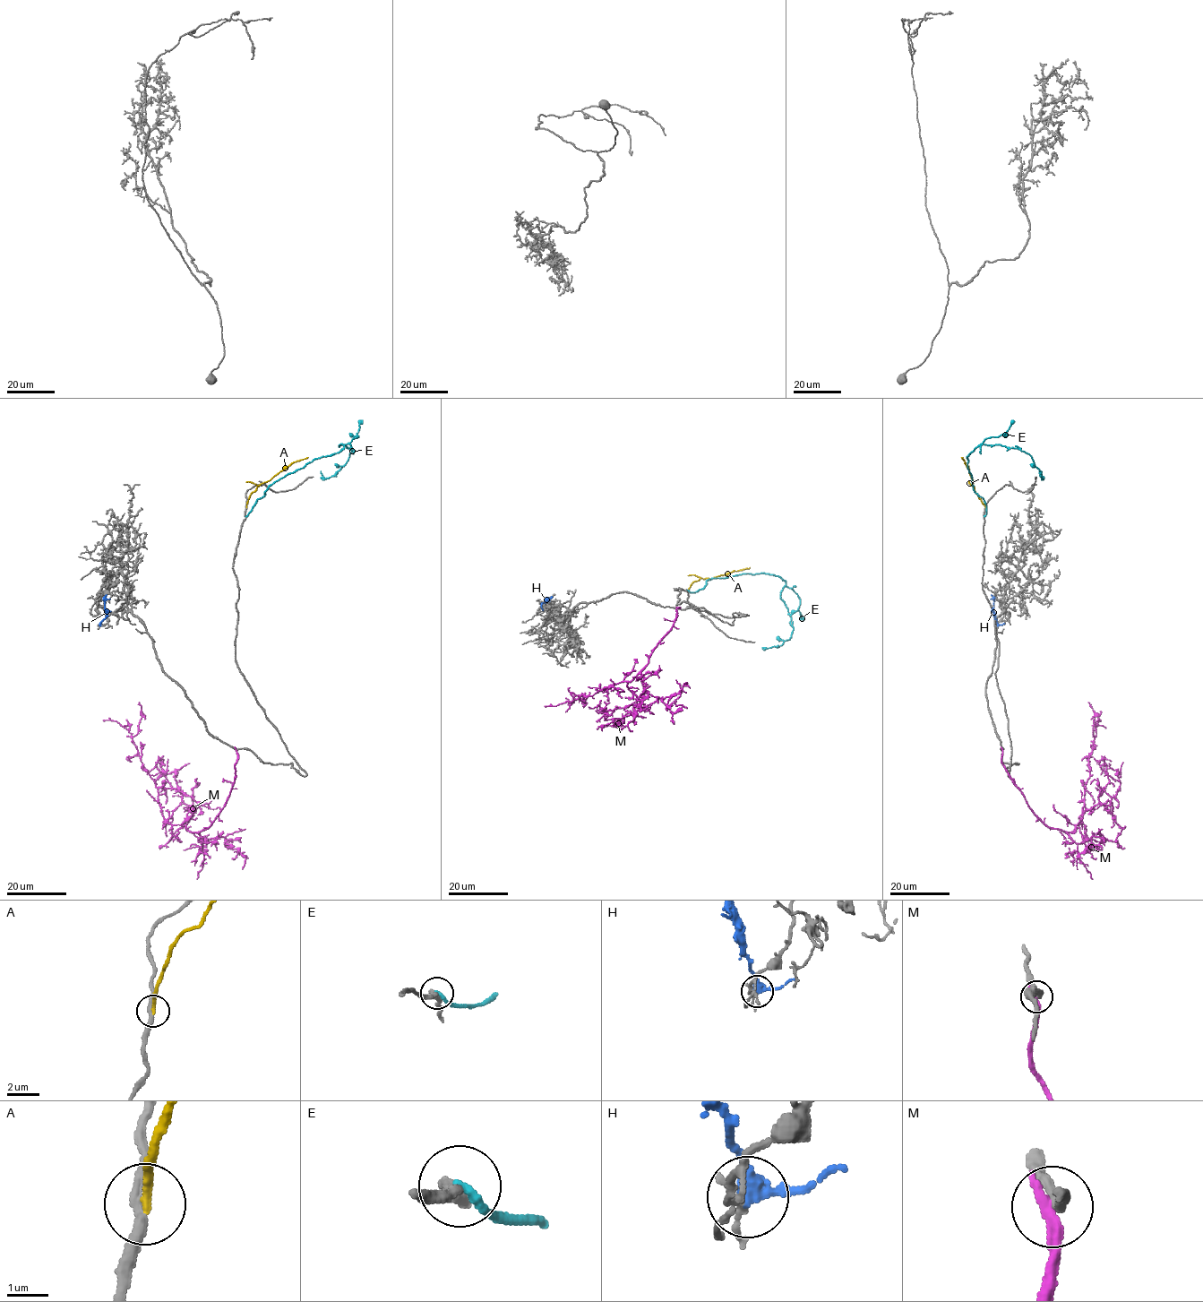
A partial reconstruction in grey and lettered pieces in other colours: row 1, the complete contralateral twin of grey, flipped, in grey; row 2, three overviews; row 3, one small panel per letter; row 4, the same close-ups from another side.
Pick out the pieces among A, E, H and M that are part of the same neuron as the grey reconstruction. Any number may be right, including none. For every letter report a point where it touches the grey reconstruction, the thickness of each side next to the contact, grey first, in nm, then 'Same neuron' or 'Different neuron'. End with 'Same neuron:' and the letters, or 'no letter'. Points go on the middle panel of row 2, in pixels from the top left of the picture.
A: Touches grey at (688, 591). Thickness 240 nm (grey) against 200 nm. Same neuron
E: Touches grey at (687, 590). Thickness 240 nm (grey) against 240 nm. Different neuron
H: Touches grey at (542, 604). Thickness 140 nm (grey) against 360 nm. Different neuron
M: Touches grey at (677, 608). Thickness 240 nm (grey) against 360 nm. Different neuron
Same neuron: A

